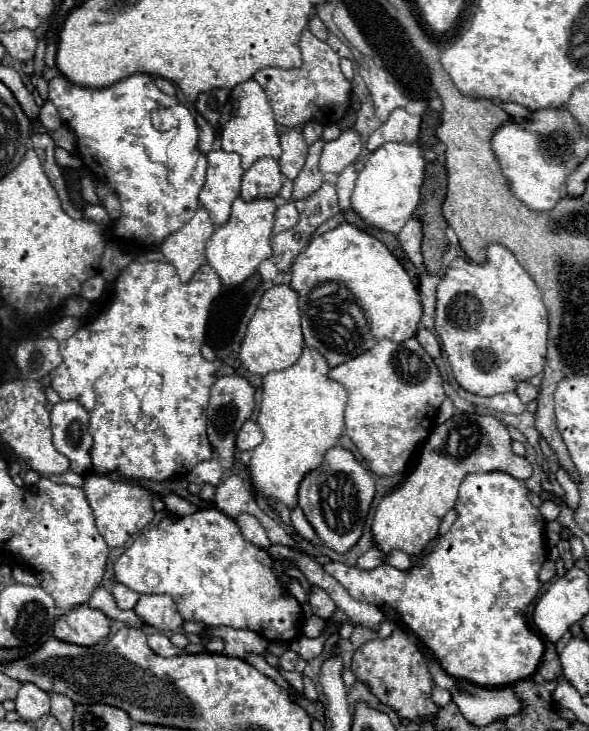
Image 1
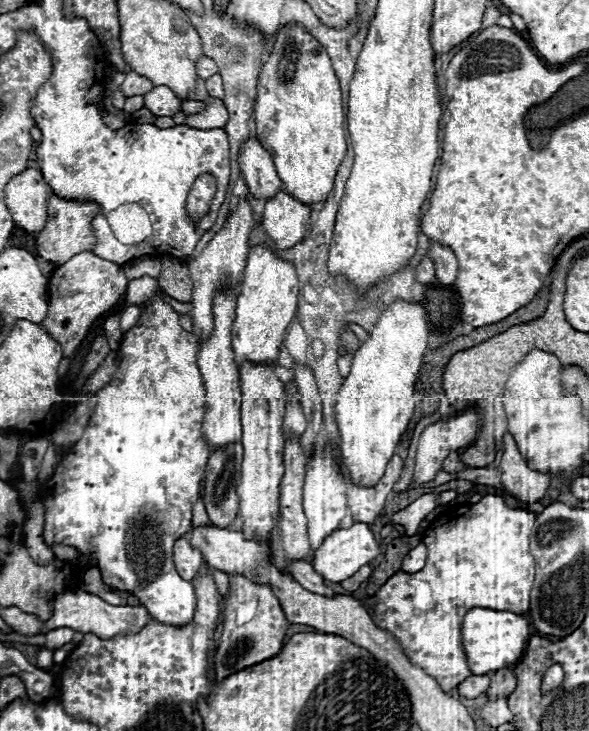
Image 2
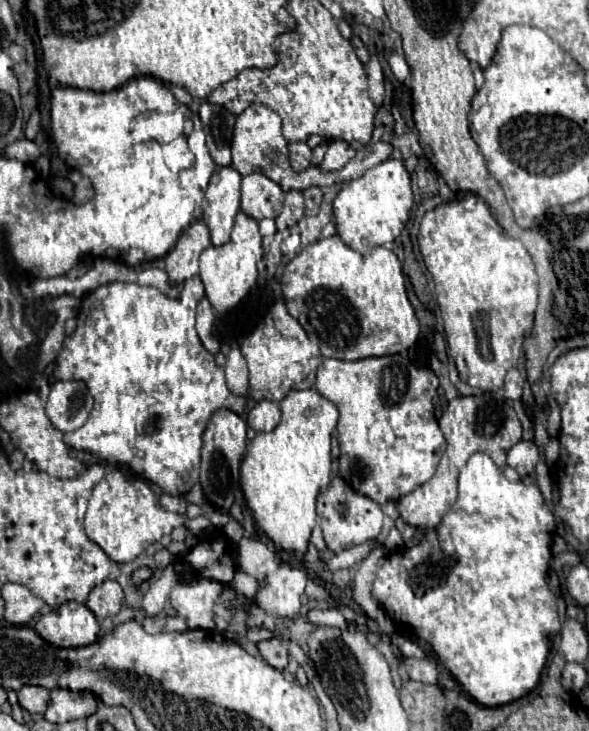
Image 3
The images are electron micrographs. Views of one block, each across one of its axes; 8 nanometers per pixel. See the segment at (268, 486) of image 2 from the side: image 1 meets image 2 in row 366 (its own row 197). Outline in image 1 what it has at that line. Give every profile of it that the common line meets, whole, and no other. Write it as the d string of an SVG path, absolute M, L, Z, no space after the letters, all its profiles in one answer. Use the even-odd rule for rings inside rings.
M260 158L242 176L240 198L250 202L258 198L274 198L282 188L280 166L274 158Z

